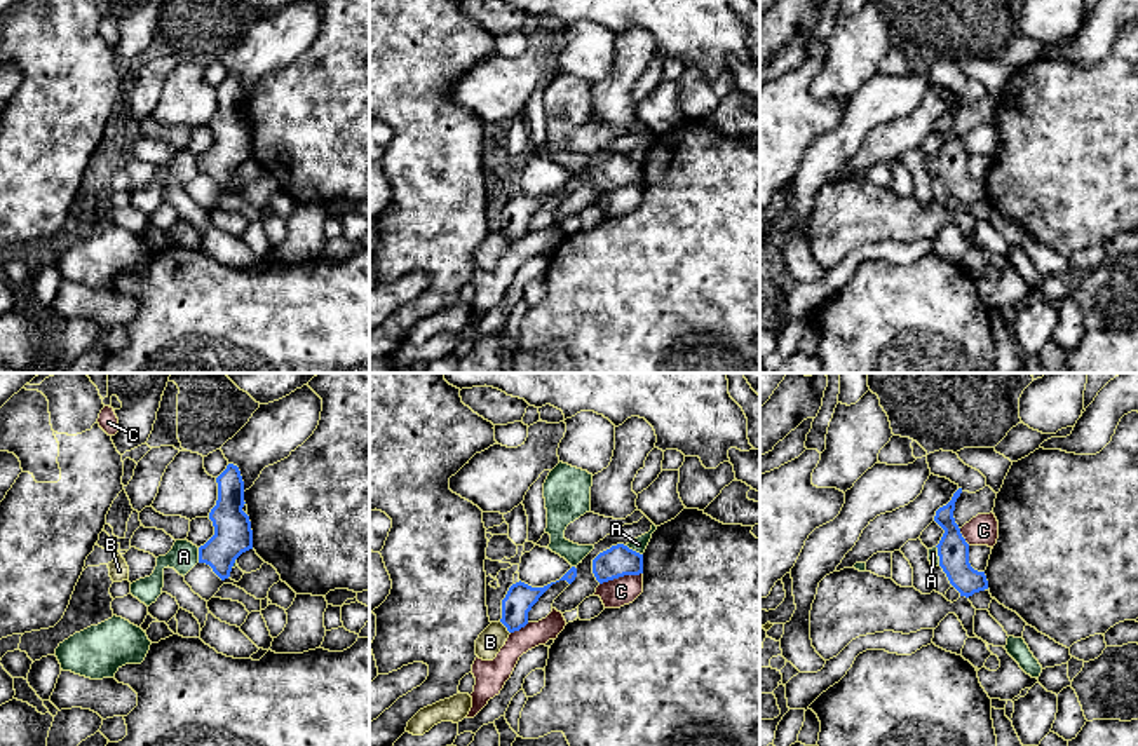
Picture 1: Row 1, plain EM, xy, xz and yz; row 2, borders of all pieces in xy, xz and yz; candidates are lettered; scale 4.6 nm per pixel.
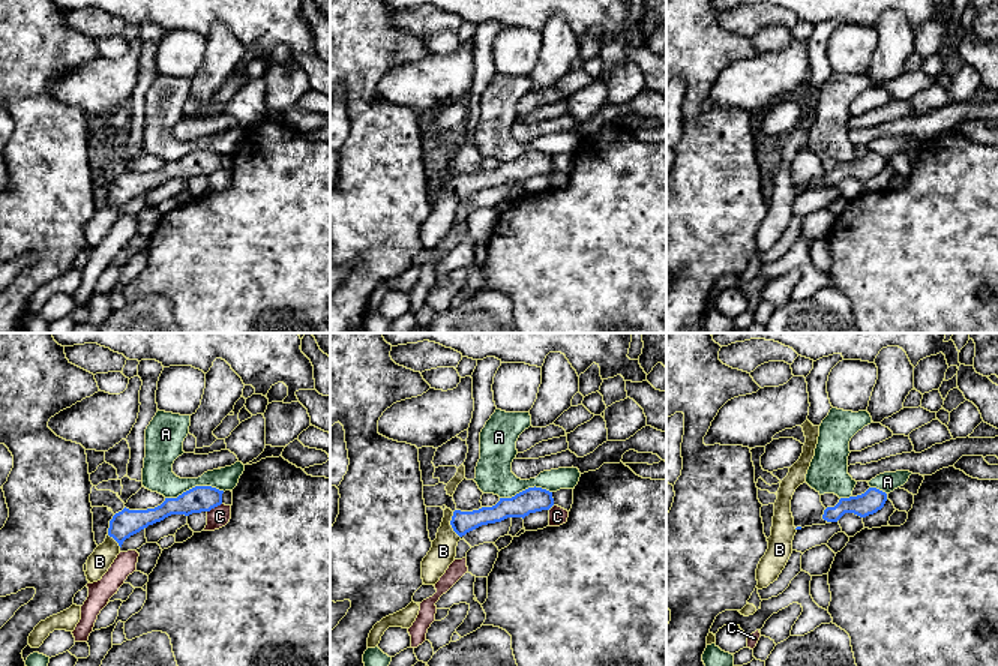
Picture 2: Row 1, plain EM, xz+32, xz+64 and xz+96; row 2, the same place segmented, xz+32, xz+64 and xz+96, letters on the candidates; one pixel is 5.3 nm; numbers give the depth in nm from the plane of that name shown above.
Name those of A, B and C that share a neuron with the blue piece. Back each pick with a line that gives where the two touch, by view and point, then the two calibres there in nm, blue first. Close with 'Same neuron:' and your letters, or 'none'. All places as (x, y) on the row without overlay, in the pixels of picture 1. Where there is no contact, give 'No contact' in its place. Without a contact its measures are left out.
Same neuron: none

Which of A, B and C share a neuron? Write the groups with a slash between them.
A / B / C

